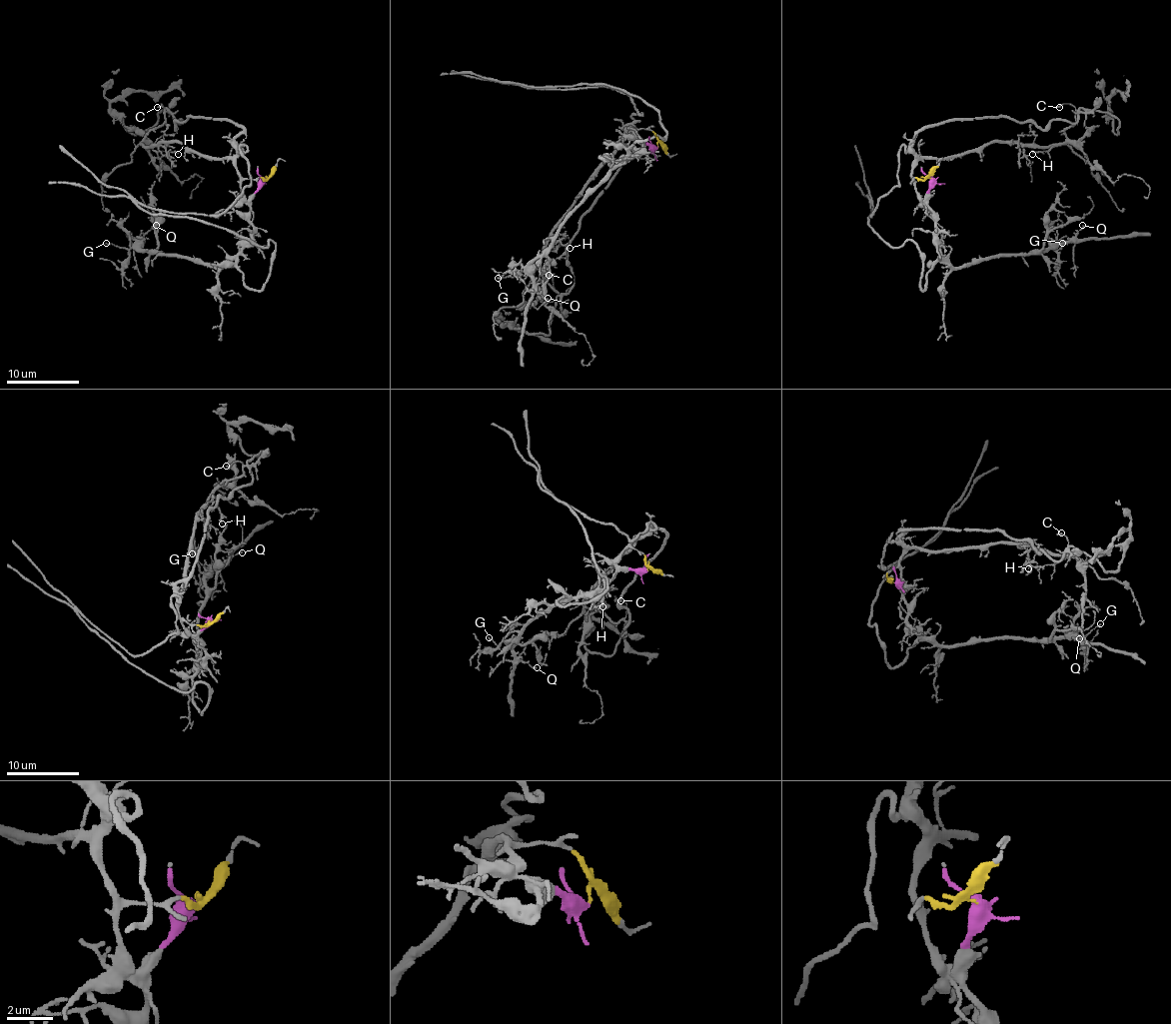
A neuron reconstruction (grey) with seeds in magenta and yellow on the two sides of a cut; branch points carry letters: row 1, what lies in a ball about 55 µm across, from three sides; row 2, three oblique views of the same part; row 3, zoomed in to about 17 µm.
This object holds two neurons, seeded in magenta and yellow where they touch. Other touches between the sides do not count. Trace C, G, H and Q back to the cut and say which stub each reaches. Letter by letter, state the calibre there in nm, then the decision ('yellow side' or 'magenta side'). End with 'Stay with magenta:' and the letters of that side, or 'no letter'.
C: 150 nm thick; yellow side
G: 130 nm thick; magenta side
H: 100 nm thick; yellow side
Q: 110 nm thick; magenta side
Stay with magenta: G, Q

